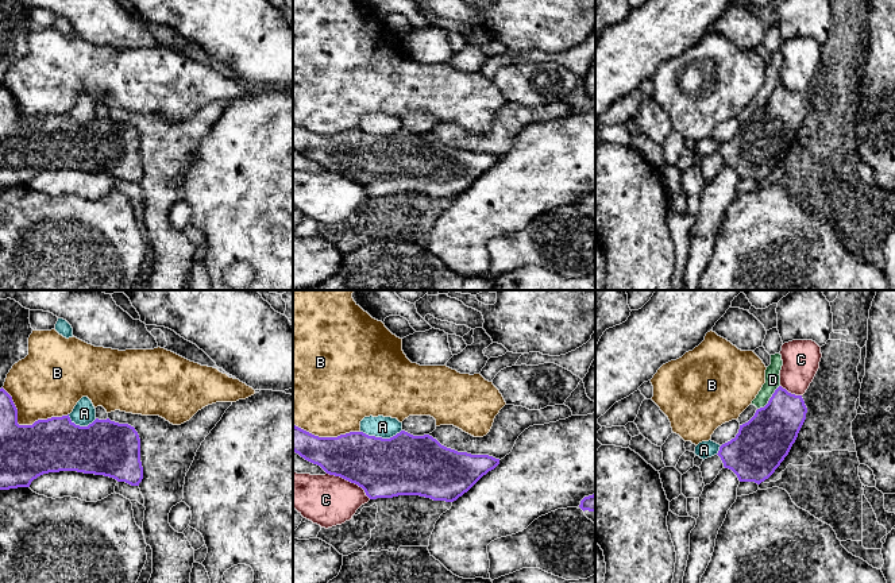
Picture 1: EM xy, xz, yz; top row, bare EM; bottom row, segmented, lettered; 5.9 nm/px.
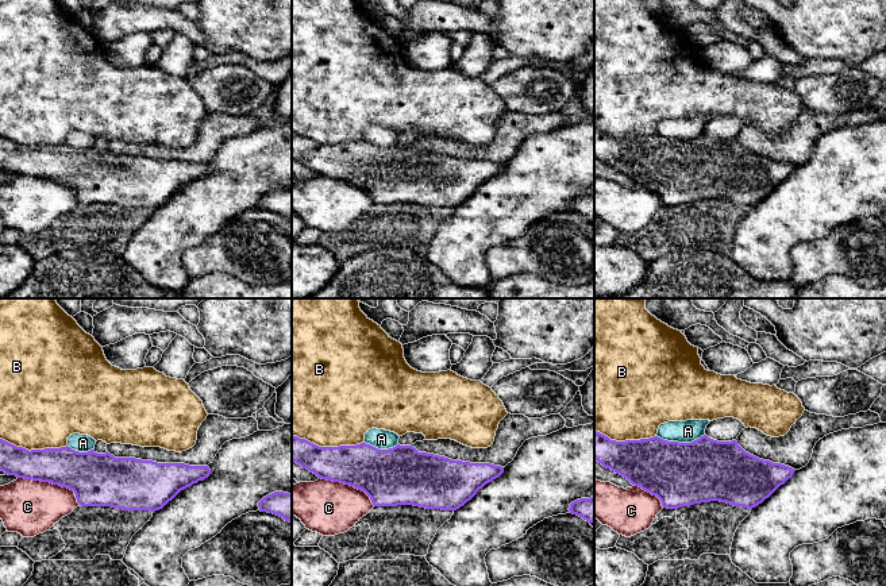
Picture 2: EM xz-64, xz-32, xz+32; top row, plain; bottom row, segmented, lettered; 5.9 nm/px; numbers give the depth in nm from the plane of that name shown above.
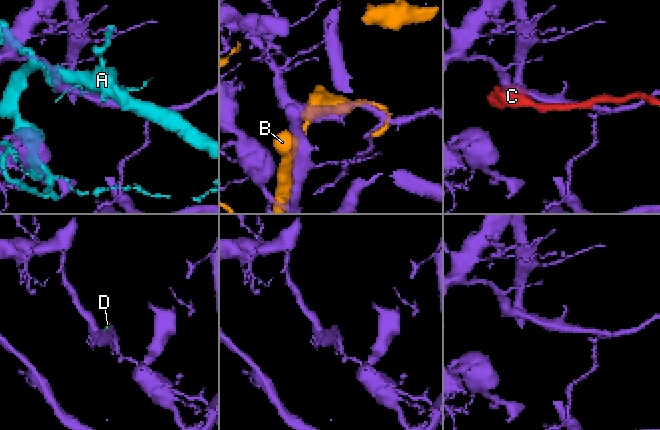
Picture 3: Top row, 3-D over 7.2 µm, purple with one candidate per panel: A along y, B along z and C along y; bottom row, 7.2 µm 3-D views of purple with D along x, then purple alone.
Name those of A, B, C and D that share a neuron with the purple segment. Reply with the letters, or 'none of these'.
none of these

